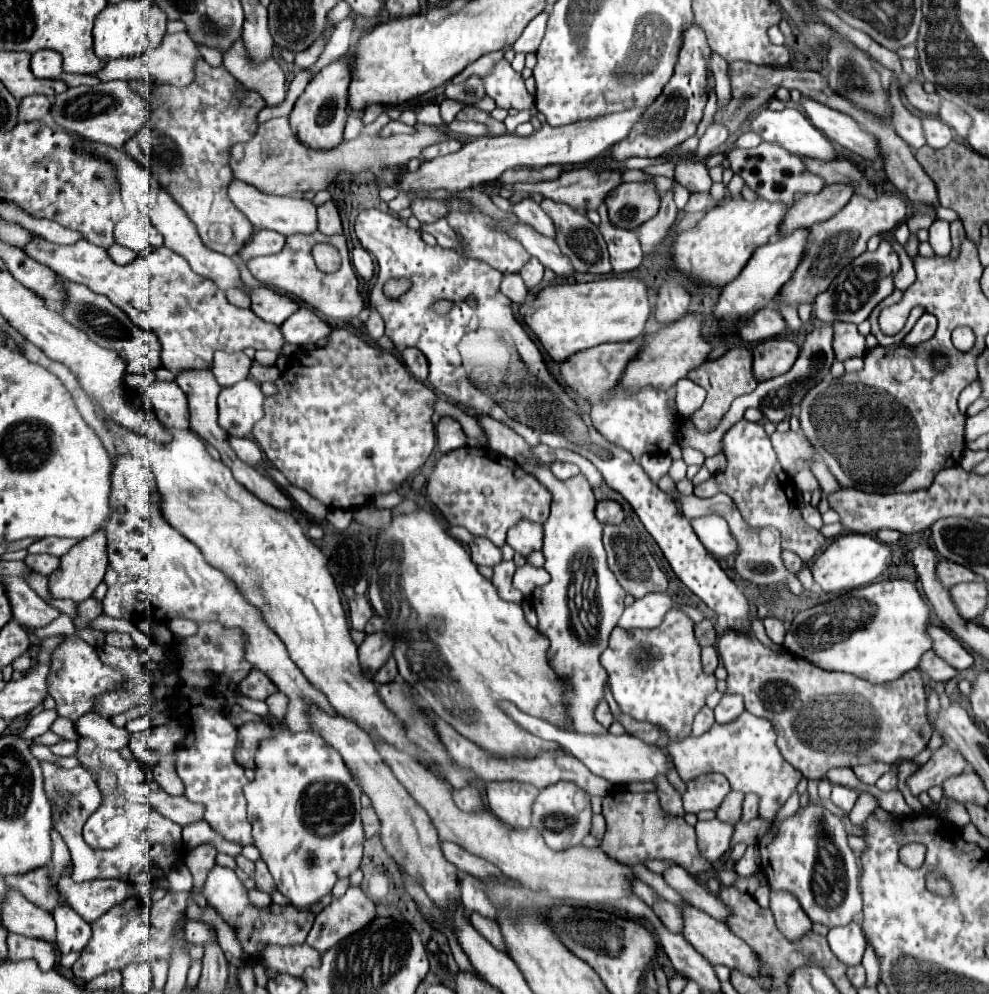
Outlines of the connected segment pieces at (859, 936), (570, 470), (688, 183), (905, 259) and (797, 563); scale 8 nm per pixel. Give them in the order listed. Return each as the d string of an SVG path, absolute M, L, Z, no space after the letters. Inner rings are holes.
M851 921L843 927L833 927L829 929L827 935L831 951L837 955L839 961L845 965L859 965L863 951L865 951L865 935L859 927L859 923Z
M553 463L551 471L553 471L553 475L557 479L569 479L569 477L573 477L573 475L579 473L579 467L571 465L571 463Z
M679 155L675 159L675 179L689 191L709 191L711 187L707 167L693 155Z
M891 241L891 247L897 249L899 259L901 259L901 269L899 269L895 277L893 277L893 283L895 283L895 289L905 291L905 289L915 281L916 272L915 269L913 269L913 263L911 263L909 255L907 255L907 251L903 249L903 245L899 245L897 241Z
M781 551L781 559L783 559L783 563L785 563L785 567L789 569L789 571L793 571L793 573L797 573L799 569L801 569L801 559L797 559L797 555L795 553L791 553L791 551Z

